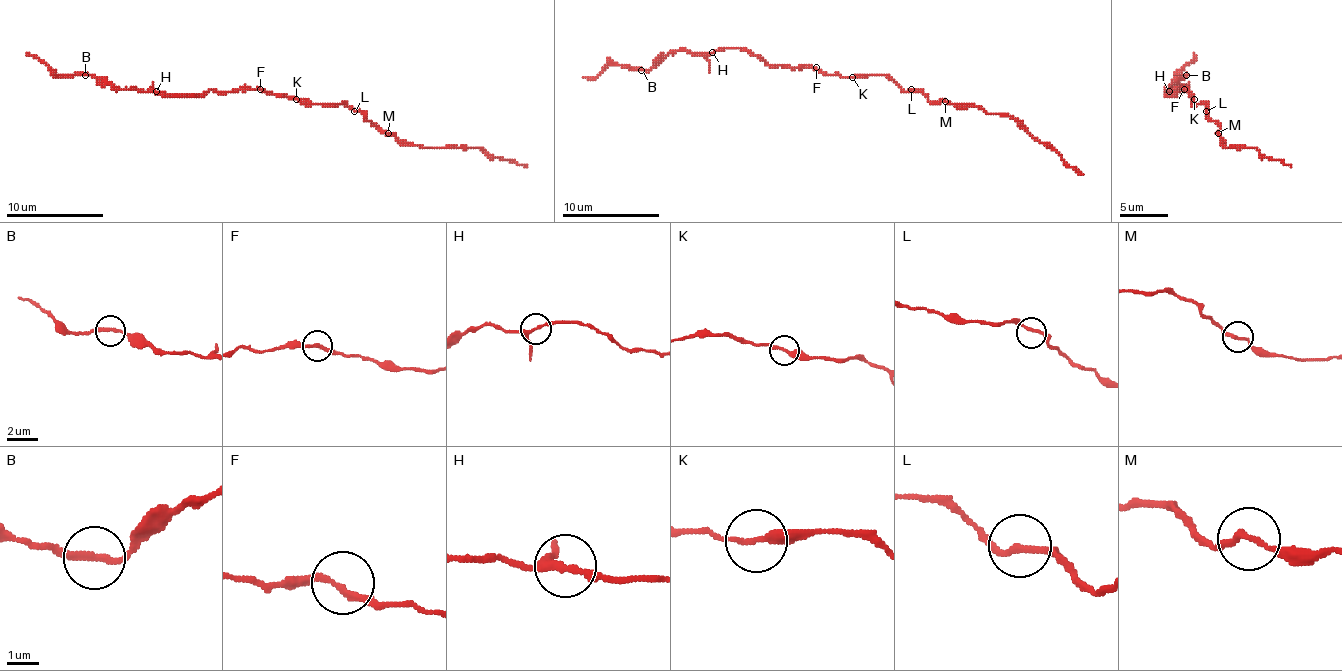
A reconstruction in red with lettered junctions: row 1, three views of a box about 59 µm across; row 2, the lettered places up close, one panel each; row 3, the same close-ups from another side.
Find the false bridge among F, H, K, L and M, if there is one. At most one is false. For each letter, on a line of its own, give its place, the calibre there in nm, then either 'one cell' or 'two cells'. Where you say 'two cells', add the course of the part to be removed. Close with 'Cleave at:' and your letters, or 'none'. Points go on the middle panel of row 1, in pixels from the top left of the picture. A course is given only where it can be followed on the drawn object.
F: place (816, 67); calibre 200 nm; one cell
H: place (712, 52); calibre 190 nm; one cell
K: place (852, 77); calibre 200 nm; one cell
L: place (911, 89); calibre 200 nm; one cell
M: place (945, 101); calibre 190 nm; one cell
Cleave at: none

